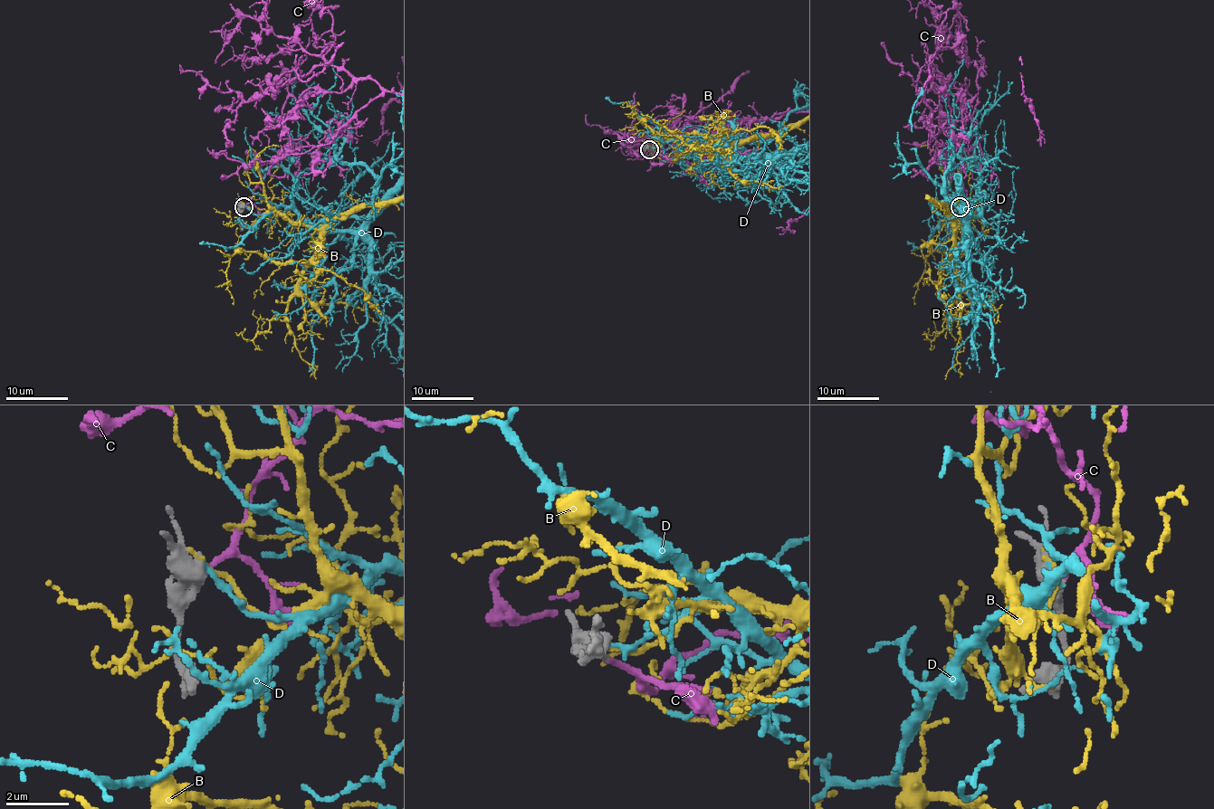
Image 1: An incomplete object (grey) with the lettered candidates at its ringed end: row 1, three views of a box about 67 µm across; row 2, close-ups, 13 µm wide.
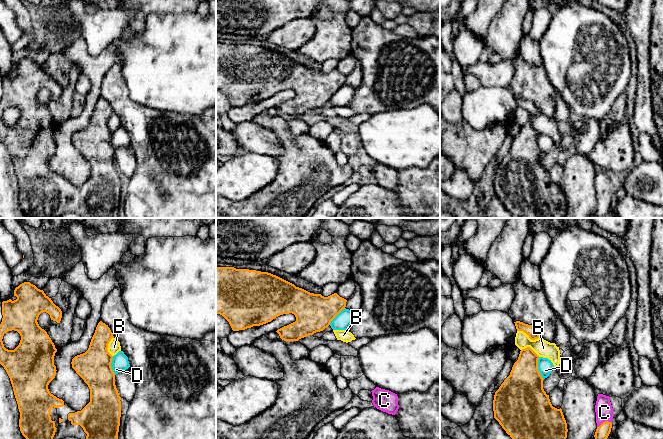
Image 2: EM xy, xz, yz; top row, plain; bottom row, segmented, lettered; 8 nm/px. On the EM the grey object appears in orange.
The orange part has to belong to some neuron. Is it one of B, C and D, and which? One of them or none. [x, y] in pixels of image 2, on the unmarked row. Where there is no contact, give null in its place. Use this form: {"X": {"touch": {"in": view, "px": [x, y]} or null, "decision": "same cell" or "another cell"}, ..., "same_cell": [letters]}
{"B": {"touch": {"in": "yz", "px": [528, 111]}, "decision": "another cell"}, "C": {"touch": {"in": "yz", "px": [605, 197]}, "decision": "same cell"}, "D": {"touch": {"in": "yz", "px": [537, 144]}, "decision": "another cell"}, "same_cell": ["C"]}

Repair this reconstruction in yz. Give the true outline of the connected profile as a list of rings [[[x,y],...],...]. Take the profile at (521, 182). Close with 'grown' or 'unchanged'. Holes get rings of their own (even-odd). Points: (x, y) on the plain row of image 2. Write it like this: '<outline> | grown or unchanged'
[[[527,123],[520,127],[510,151],[495,168],[494,194],[515,218],[565,218],[567,199],[562,185],[552,182],[543,165],[543,154],[538,146],[539,132]]] | unchanged

